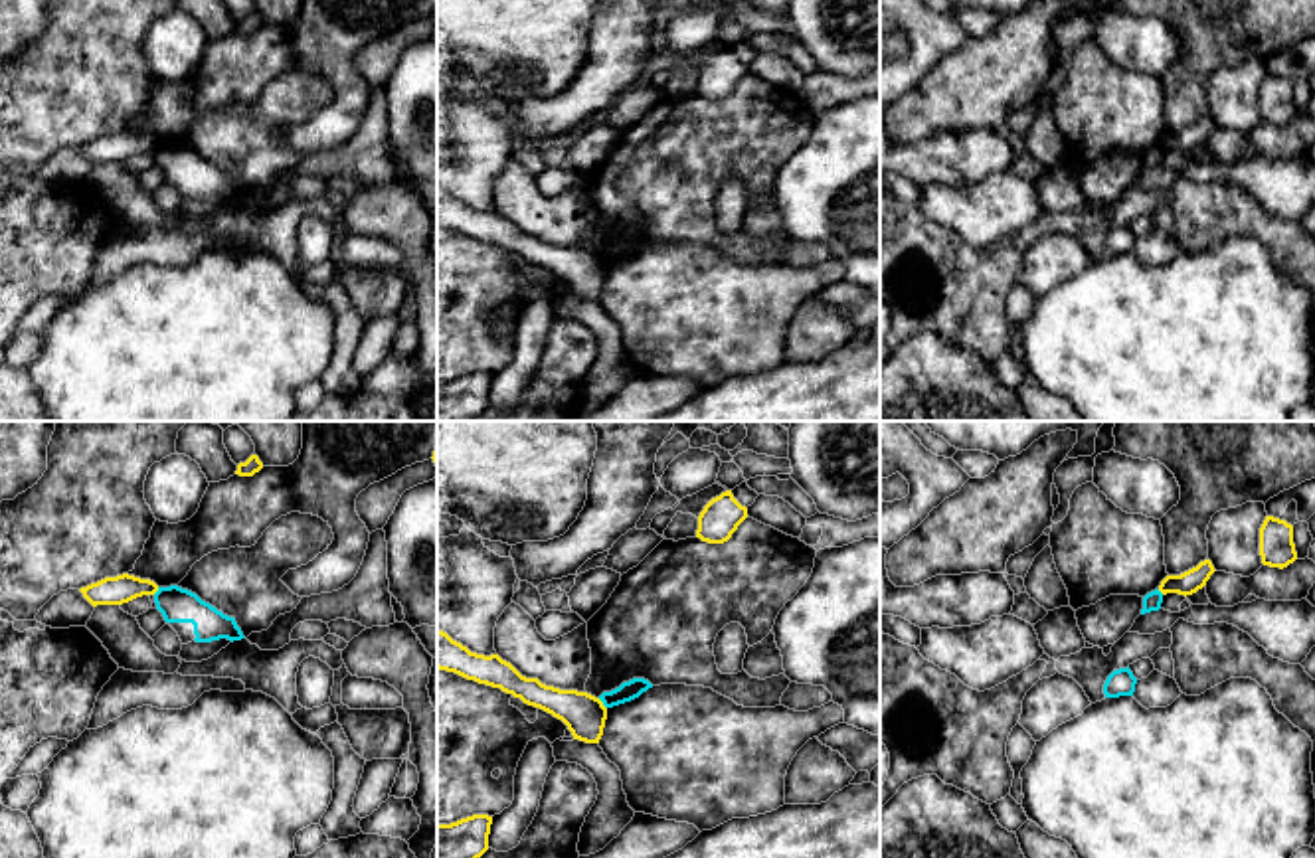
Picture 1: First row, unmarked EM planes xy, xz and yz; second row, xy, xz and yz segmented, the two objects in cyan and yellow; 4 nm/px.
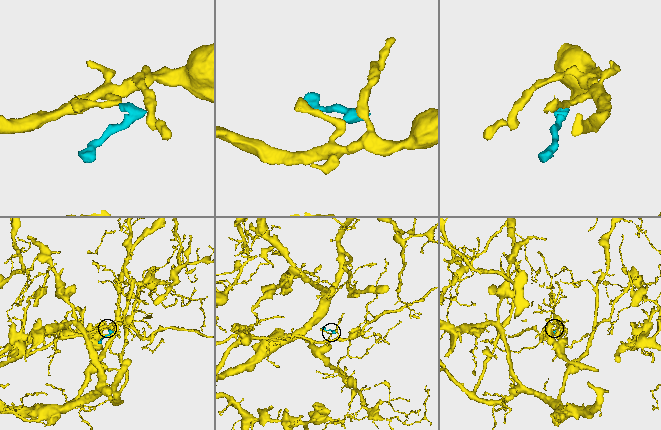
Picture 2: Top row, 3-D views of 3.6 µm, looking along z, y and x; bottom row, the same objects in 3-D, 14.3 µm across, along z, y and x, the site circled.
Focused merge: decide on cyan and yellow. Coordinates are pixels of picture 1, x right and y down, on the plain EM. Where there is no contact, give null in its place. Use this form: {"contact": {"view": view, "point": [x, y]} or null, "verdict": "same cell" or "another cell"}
{"contact": {"view": "xz", "point": [604, 261]}, "verdict": "another cell"}

